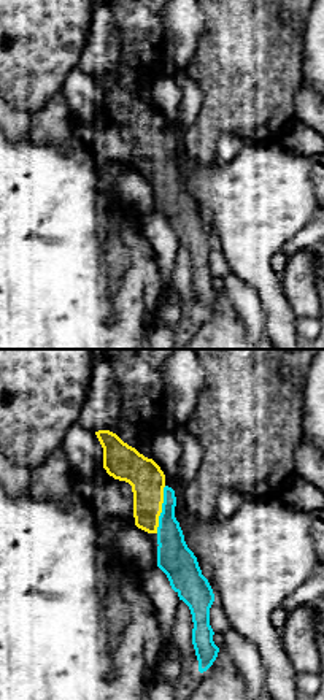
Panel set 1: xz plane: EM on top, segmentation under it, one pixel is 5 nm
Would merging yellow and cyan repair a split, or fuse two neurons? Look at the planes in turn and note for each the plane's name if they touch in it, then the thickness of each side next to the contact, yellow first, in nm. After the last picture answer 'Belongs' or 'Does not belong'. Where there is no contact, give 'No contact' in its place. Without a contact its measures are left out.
Touches yellow in xz. Thickness 170 nm (yellow) against 180 nm

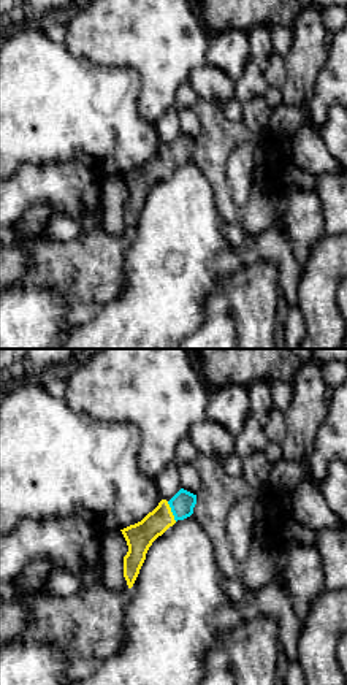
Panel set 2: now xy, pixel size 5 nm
Touches yellow in xy. Thickness 140 nm (yellow) against 120 nm

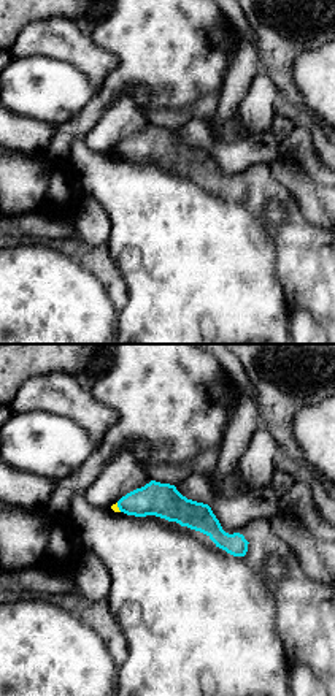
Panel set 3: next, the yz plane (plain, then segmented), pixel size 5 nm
Touches yellow in yz. Thickness 40 nm (yellow) against 180 nm

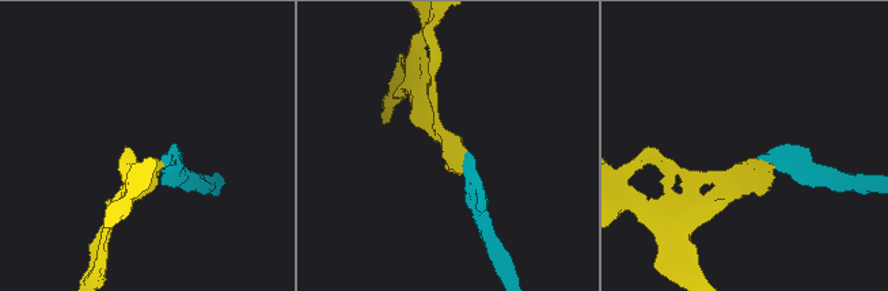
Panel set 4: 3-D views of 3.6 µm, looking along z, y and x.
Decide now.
Belongs

